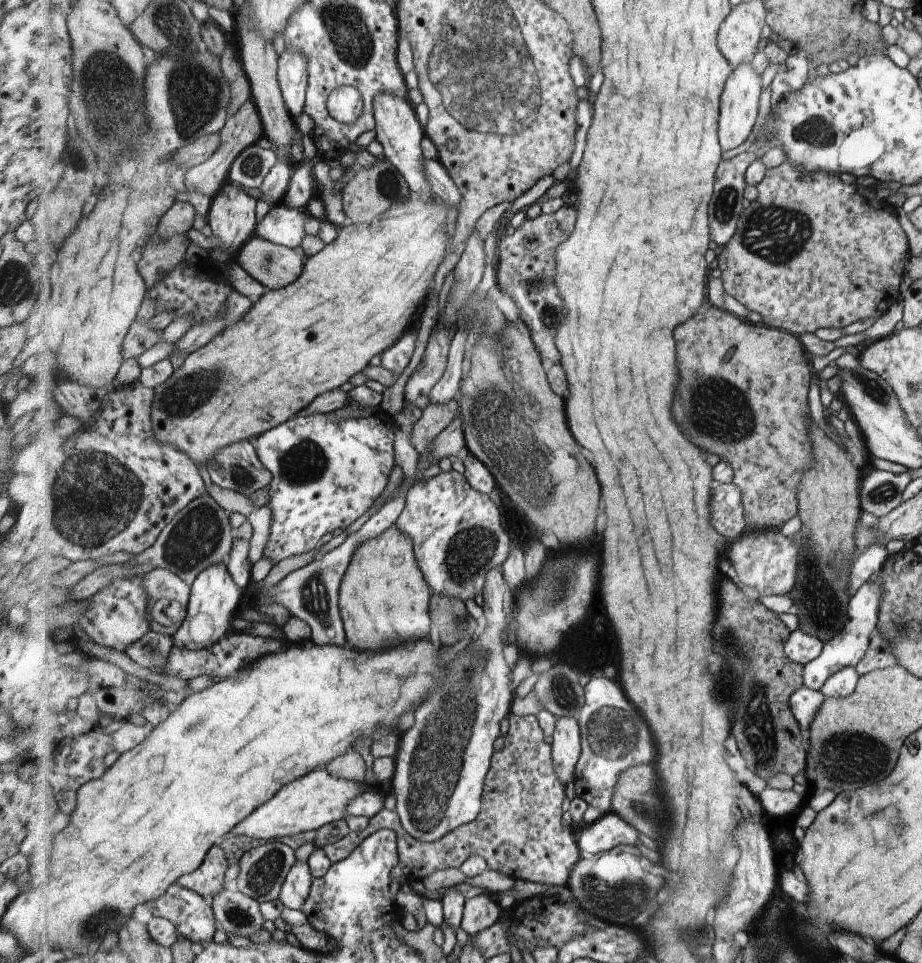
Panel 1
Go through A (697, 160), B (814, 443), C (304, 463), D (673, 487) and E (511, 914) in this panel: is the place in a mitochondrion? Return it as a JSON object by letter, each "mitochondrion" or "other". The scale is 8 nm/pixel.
{"A":"other","B":"other","C":"mitochondrion","D":"other","E":"other"}

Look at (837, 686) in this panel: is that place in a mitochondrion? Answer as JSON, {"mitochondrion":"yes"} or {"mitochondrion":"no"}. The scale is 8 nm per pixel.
{"mitochondrion":"no"}

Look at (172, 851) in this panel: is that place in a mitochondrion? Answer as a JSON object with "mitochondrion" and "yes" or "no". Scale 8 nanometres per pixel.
{"mitochondrion":"no"}

